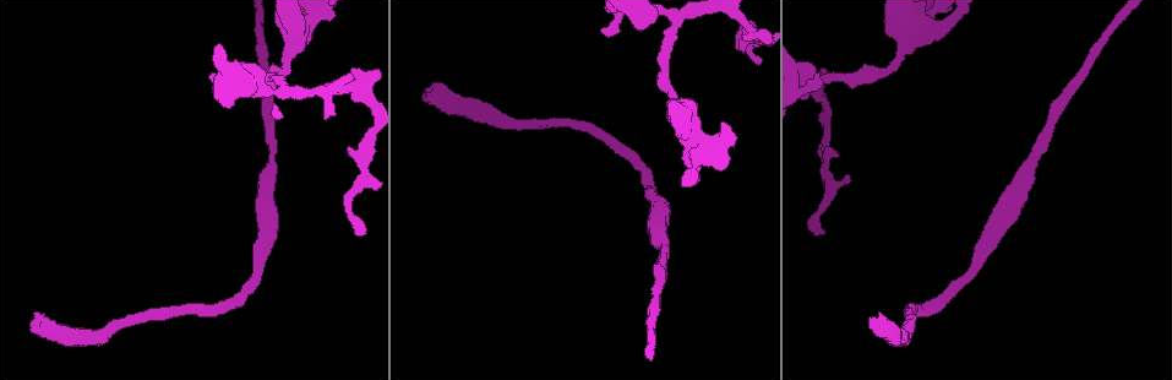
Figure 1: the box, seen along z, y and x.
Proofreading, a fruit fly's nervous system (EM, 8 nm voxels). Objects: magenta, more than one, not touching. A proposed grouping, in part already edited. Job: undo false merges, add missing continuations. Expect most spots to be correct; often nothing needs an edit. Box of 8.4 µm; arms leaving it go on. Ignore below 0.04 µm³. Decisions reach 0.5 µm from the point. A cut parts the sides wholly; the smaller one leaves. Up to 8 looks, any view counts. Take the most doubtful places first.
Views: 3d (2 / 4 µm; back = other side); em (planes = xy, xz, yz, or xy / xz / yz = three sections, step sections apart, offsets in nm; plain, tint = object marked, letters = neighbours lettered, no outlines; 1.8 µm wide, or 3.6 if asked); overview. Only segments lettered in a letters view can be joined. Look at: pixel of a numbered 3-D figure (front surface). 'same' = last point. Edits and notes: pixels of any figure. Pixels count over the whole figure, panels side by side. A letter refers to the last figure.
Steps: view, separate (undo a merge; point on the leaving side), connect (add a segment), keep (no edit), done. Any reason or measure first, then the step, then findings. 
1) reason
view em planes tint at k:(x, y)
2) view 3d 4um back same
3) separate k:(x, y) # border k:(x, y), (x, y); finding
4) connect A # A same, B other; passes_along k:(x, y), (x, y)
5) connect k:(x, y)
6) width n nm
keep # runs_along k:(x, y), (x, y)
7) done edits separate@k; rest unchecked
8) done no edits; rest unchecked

thick end
view em planes tint at 1:(37, 313)

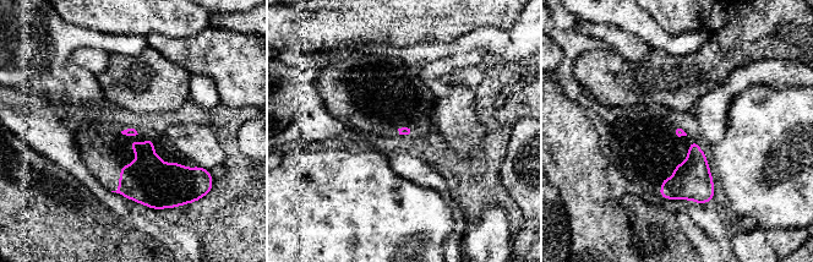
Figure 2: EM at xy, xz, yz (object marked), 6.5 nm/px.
view em planes letters same

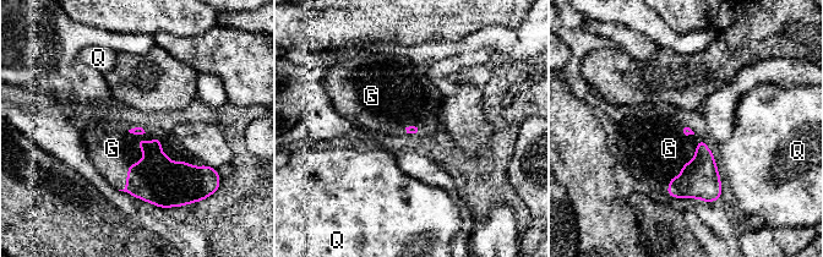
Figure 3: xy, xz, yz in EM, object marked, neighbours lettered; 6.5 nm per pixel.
connect G # G same, Q other; it goes on there

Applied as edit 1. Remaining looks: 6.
redraw
view overview

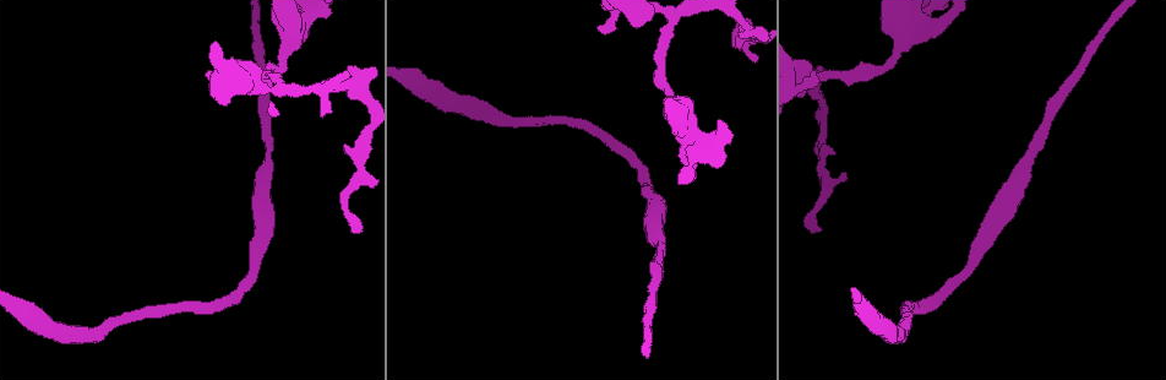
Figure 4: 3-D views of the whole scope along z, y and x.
an open end
view 3d 4um at 4:(819, 230)

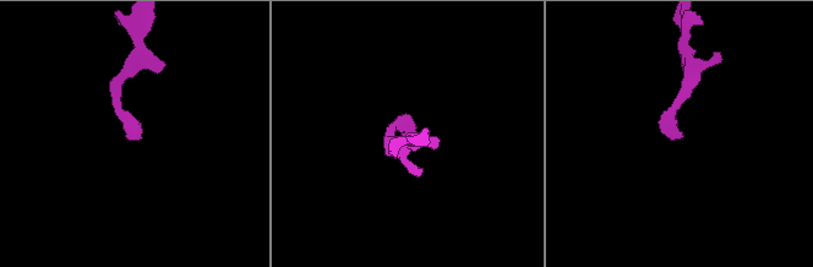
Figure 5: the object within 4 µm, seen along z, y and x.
shape alone is not enough
view em planes letters at 5:(682, 133)

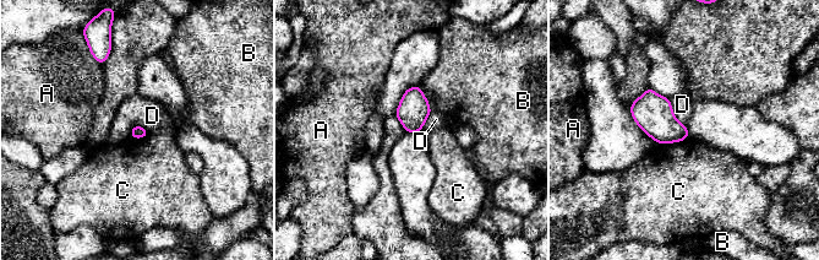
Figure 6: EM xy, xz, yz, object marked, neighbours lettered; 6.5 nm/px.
keep # A other, B other, C other, D other; border 6:(669, 98), (673, 115), (686, 125); no lettered segment goes on from it

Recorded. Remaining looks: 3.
abrupt turn
view 3d 4um at 4:(918, 26)

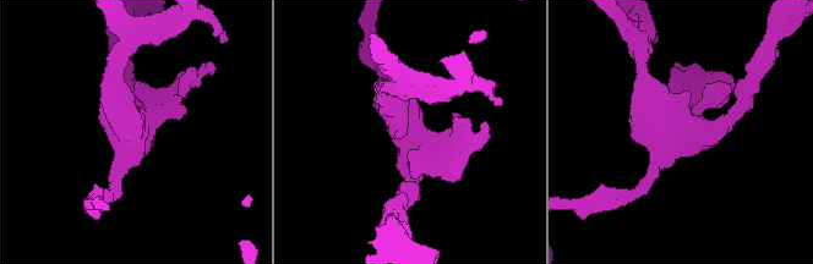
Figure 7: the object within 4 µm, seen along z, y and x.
need the tissue
view em 3.6um xy step 16 tint at 7:(687, 133)

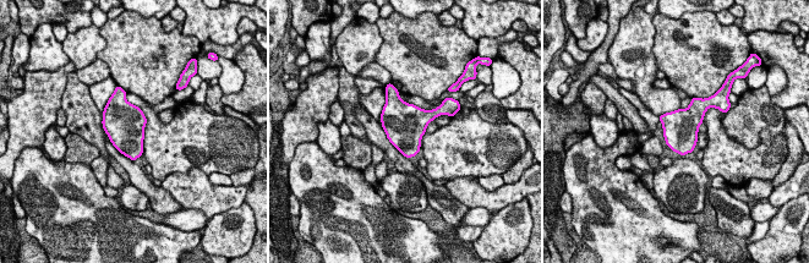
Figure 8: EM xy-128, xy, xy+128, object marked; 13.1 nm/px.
view em 3.6um xy step 16 letters same

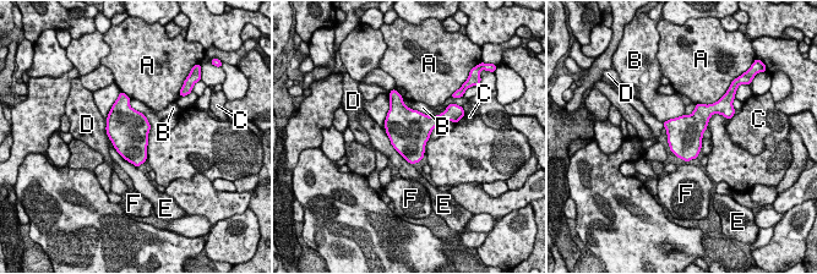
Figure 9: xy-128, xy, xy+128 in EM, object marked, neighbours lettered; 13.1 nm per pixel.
keep # A other, B other, C other, D other, E other, F other; border 9:(385, 131), (390, 143), (412, 164); all the same neuron

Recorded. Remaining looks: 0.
done edits connect@3; rest unchecked

